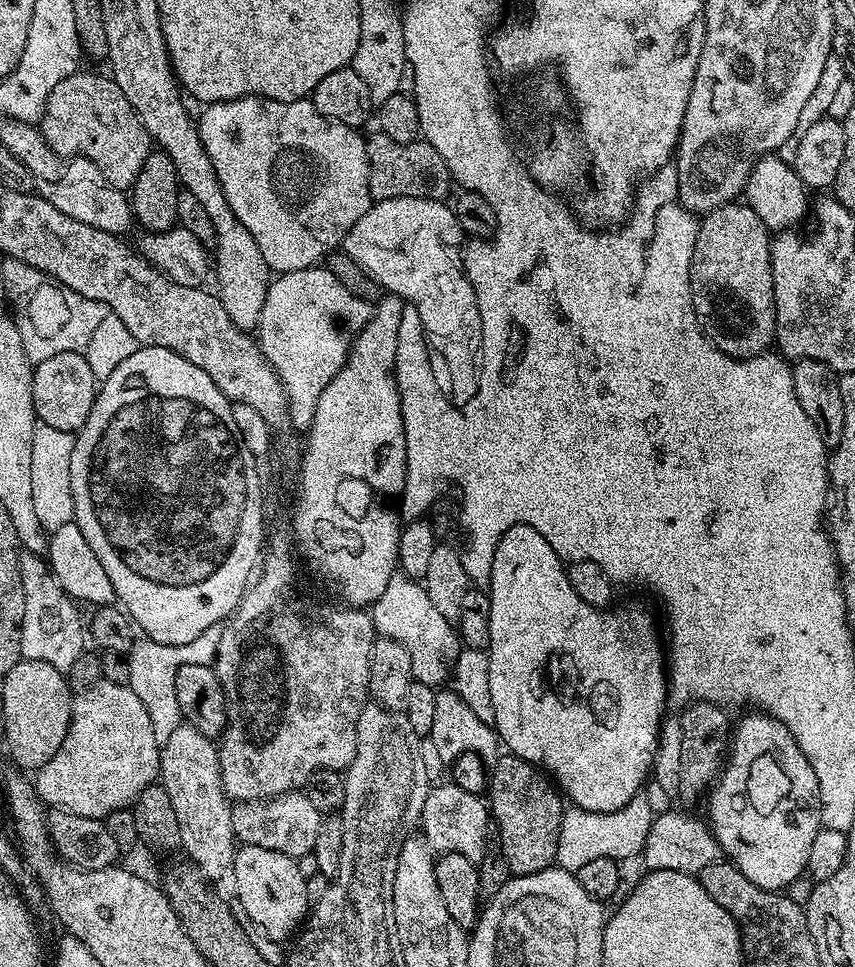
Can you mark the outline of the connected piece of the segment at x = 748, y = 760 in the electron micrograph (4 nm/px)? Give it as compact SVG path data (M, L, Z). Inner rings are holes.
M763 710L749 712L752 713L742 717L737 724L735 721L726 763L707 793L706 823L716 835L721 851L736 865L739 872L746 874L754 886L778 892L805 875L810 846L820 833L822 825L818 778L814 775L814 766L810 766L806 754L802 754L798 742L781 720L774 719Z

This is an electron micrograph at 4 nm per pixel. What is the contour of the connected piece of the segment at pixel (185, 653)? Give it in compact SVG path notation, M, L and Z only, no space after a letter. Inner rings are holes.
M218 623L210 626L210 630L202 630L194 642L186 642L182 646L166 646L147 638L140 638L132 645L131 652L127 653L126 659L130 678L128 687L132 688L146 708L147 717L150 718L151 729L154 730L154 738L160 746L178 730L182 722L182 715L178 704L178 695L175 694L175 674L180 666L191 664L211 665L218 654L218 642L222 642L224 624Z

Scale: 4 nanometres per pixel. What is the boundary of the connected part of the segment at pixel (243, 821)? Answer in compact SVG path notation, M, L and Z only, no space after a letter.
M300 790L287 792L285 796L273 796L271 800L236 802L231 805L231 810L232 834L240 844L266 846L266 850L278 850L293 858L307 857L311 853L322 819L320 809Z

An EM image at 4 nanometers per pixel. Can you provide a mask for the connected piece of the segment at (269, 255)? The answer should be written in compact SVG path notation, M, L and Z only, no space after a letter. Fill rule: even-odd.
M244 96L240 100L209 103L203 110L205 112L198 116L201 144L205 147L210 162L213 163L214 173L221 183L222 193L225 194L226 202L230 202L230 210L234 210L238 222L242 222L246 230L253 235L254 241L258 244L273 273L311 268L317 262L323 261L329 252L343 245L344 236L352 229L354 222L358 222L358 218L362 218L362 214L366 214L366 210L372 207L374 201L368 189L368 155L364 145L365 137L357 129L346 126L342 122L328 120L322 114L318 114L311 99L278 102L268 100L266 97Z

